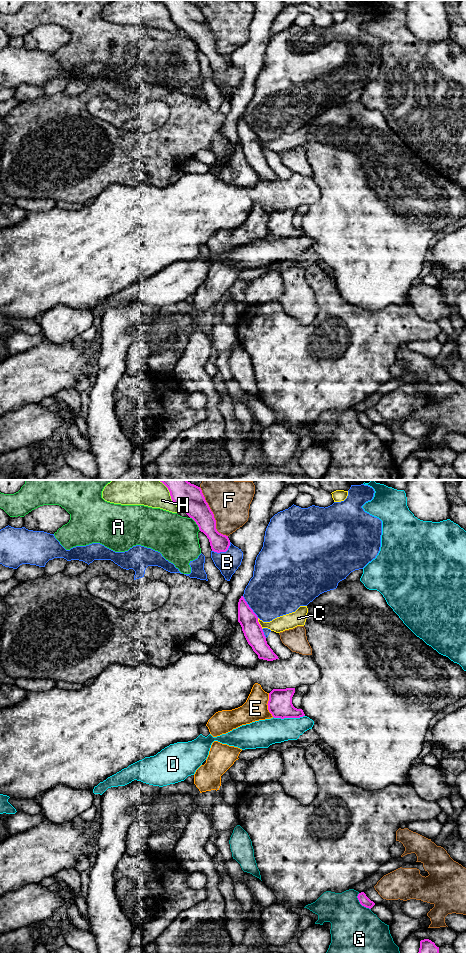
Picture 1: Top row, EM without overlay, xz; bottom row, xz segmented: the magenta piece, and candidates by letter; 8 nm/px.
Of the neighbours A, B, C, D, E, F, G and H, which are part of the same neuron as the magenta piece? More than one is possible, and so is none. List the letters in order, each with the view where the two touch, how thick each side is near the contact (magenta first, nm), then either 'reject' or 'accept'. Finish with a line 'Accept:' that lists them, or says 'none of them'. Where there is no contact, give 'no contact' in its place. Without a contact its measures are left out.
A: meets magenta in xz; 220 nm thick on the magenta side, 360 nm on the other; reject
B: meets magenta in xz; 140 nm thick on the magenta side, 180 nm on the other; reject
C: meets magenta in xz; 150 nm thick on the magenta side, 130 nm on the other; reject
D: meets magenta in xz; 190 nm thick on the magenta side, 220 nm on the other; reject
E: meets magenta in xz; 190 nm thick on the magenta side, 200 nm on the other; reject
F: meets magenta in xz; 220 nm thick on the magenta side, 320 nm on the other; reject
G: meets magenta in xz; 80 nm thick on the magenta side, 440 nm on the other; reject
H: meets magenta in xz; 220 nm thick on the magenta side, 300 nm on the other; reject
Accept: none of them

